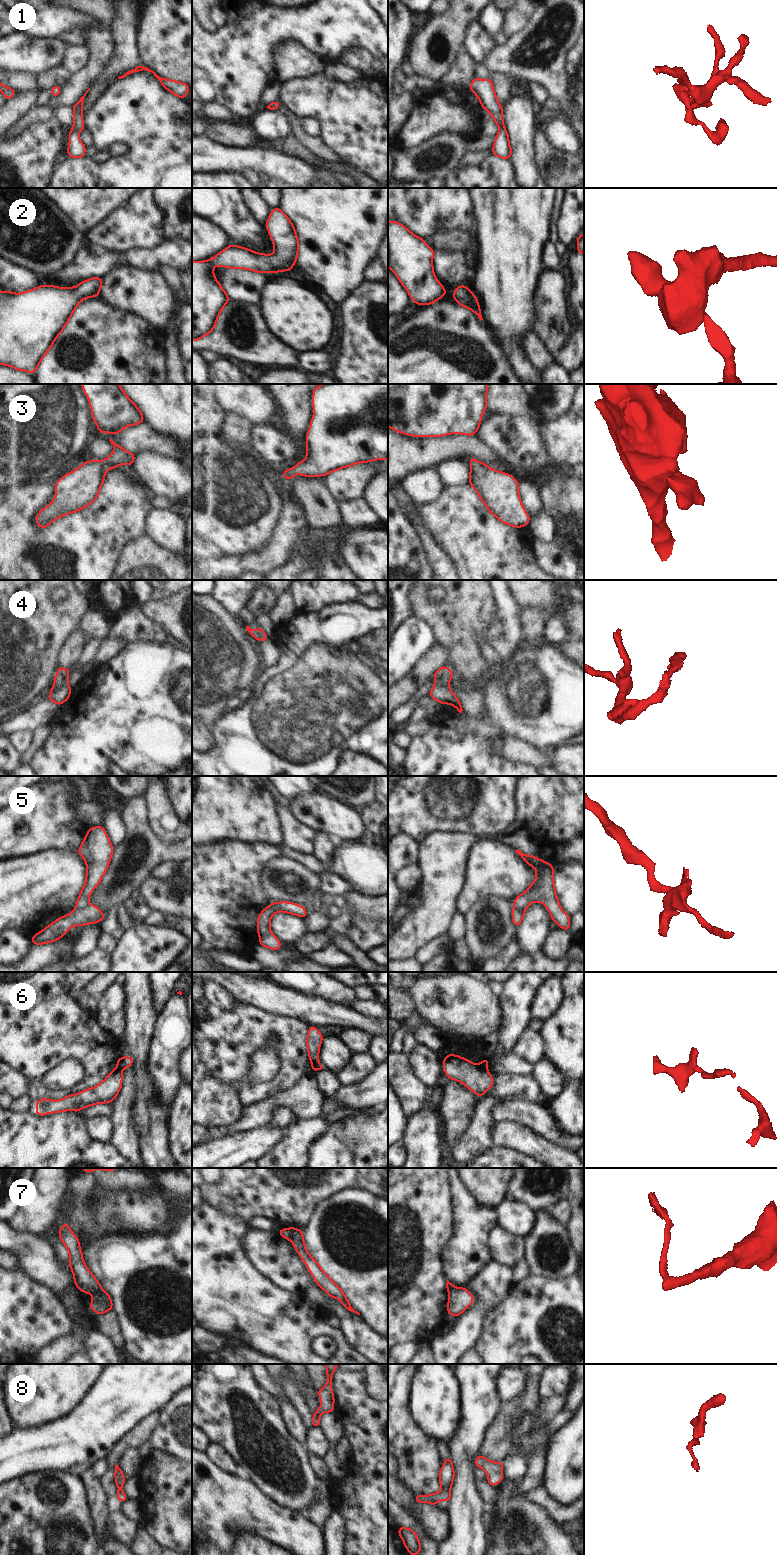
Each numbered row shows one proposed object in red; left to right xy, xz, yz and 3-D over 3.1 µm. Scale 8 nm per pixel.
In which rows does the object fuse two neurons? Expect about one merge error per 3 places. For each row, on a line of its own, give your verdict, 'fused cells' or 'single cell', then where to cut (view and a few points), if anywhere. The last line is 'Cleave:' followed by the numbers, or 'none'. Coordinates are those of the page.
1: single cell | no cut
2: single cell | no cut
3: single cell | no cut
4: fused cells | xy (67, 677), (56, 690), (51, 691)
5: fused cells | xy (87, 904), (83, 908), (76, 908)
6: fused cells | xy (117, 1066), (120, 1069)
7: fused cells | xz (296, 1229), (289, 1239)
8: single cell | no cut
Cleave: 4, 5, 6, 7

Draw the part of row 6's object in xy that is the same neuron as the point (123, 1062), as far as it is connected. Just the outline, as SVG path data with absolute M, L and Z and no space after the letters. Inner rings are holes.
M129 1056L119 1057L117 1062L117 1067L120 1069L129 1068L133 1062L134 1059Z

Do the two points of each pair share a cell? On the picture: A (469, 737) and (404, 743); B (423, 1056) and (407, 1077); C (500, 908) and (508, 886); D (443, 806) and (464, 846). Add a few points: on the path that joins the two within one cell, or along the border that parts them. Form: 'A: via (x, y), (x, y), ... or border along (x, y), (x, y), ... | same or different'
A: border along (413, 738), (407, 749) | different
B: border along (409, 1056), (409, 1064), (413, 1073), (427, 1087) | different
C: border along (481, 900), (500, 895), (512, 905) | different
D: border along (435, 831), (465, 832), (480, 836) | different

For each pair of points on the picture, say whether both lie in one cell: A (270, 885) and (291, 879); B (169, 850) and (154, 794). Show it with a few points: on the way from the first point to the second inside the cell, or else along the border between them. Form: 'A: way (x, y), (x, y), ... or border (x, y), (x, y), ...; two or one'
A: way (275, 883), (286, 880); one
B: border (149, 827), (162, 842), (176, 842), (181, 839); two

